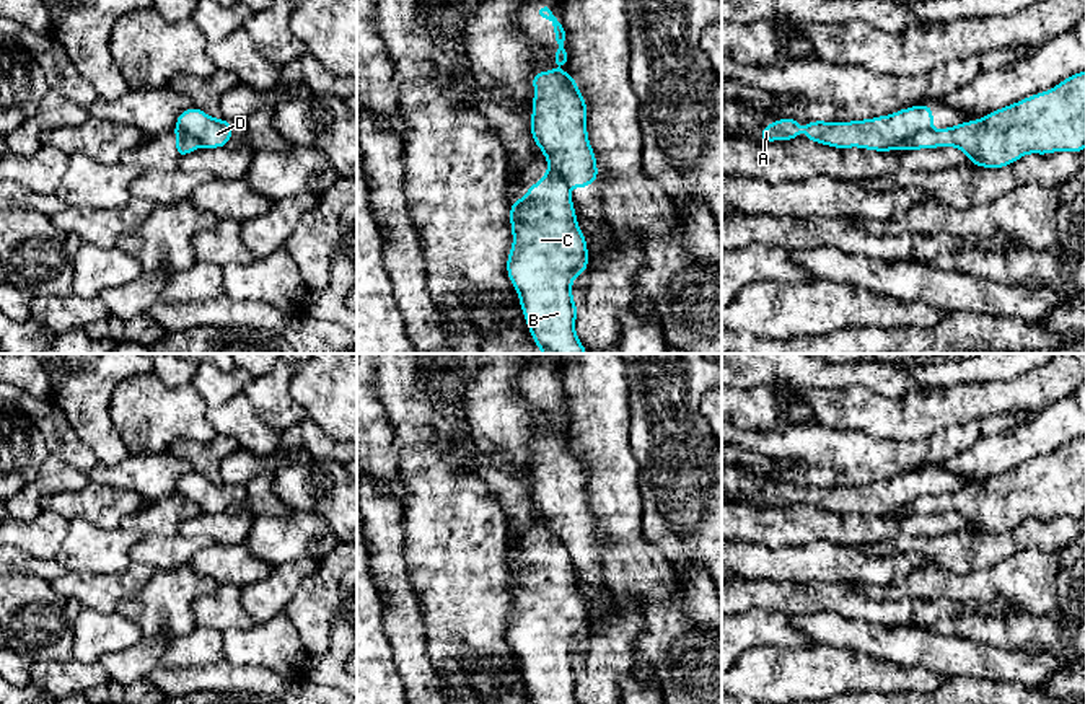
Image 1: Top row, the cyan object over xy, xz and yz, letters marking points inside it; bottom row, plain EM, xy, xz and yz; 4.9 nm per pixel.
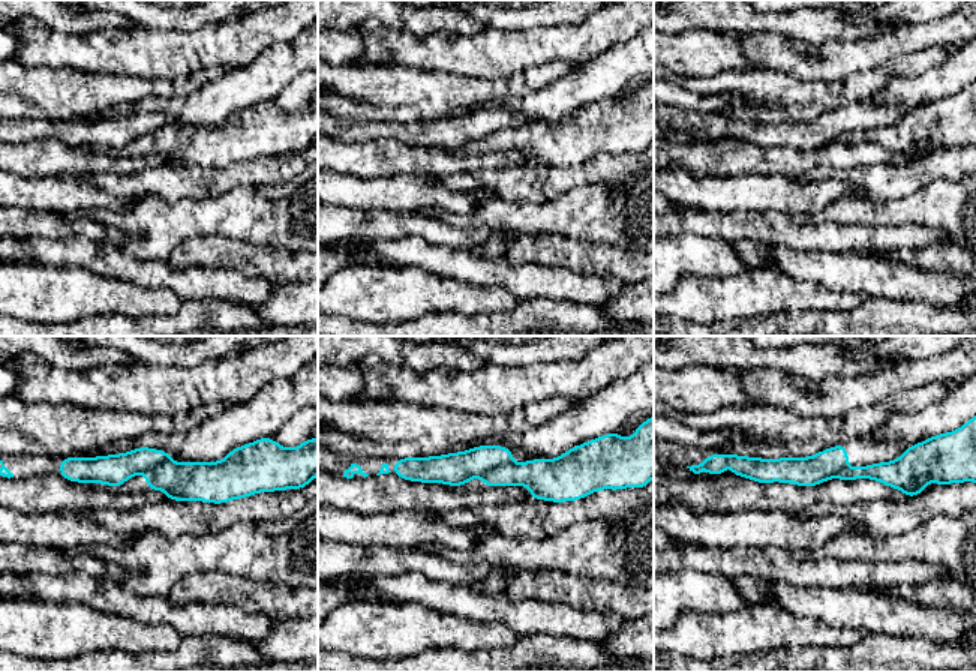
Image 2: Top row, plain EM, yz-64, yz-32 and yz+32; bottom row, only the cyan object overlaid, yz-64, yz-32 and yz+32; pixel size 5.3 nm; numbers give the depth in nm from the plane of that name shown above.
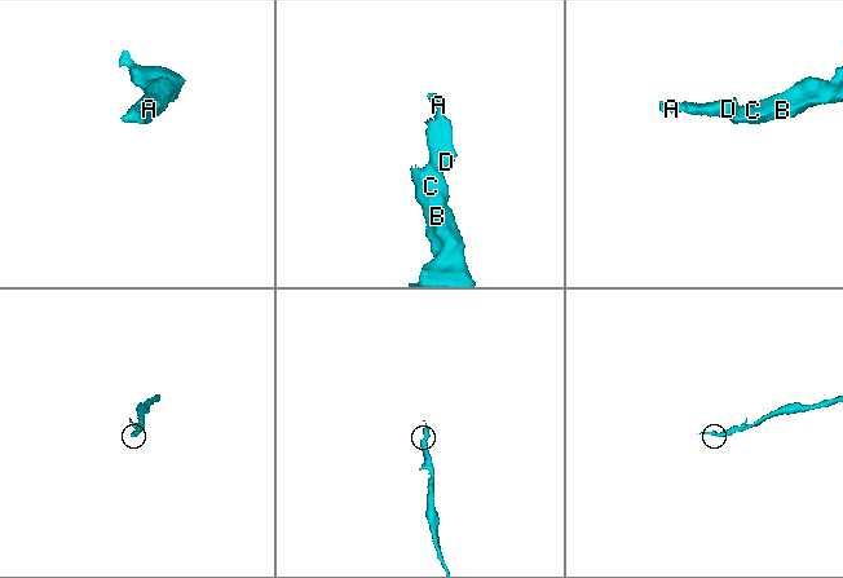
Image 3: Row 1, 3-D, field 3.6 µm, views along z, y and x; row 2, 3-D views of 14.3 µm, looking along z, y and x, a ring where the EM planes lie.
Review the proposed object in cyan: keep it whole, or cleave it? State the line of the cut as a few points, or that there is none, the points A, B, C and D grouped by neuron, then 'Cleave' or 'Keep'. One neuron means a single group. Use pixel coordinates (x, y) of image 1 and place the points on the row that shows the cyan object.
Split along yz (929, 127), (898, 147). Groups: A D / B C. Cleave

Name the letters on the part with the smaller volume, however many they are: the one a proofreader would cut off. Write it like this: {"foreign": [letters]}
{"foreign": ["A", "D"]}

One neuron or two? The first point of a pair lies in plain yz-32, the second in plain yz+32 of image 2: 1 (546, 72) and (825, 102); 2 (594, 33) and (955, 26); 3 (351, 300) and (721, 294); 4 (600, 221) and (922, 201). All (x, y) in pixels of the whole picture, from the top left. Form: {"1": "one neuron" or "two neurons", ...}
{"1": "one neuron", "2": "one neuron", "3": "one neuron", "4": "one neuron"}

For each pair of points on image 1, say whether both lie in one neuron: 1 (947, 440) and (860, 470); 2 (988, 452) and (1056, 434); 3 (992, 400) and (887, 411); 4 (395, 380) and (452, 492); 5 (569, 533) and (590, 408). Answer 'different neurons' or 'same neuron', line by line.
1: same neuron
2: same neuron
3: same neuron
4: same neuron
5: different neurons

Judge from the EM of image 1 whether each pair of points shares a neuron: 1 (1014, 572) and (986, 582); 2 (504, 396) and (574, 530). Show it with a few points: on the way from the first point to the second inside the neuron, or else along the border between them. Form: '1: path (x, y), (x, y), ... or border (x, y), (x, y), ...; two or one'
1: path (1007, 579), (1004, 582), (992, 582); one
2: border (528, 416), (533, 452), (530, 491); two

